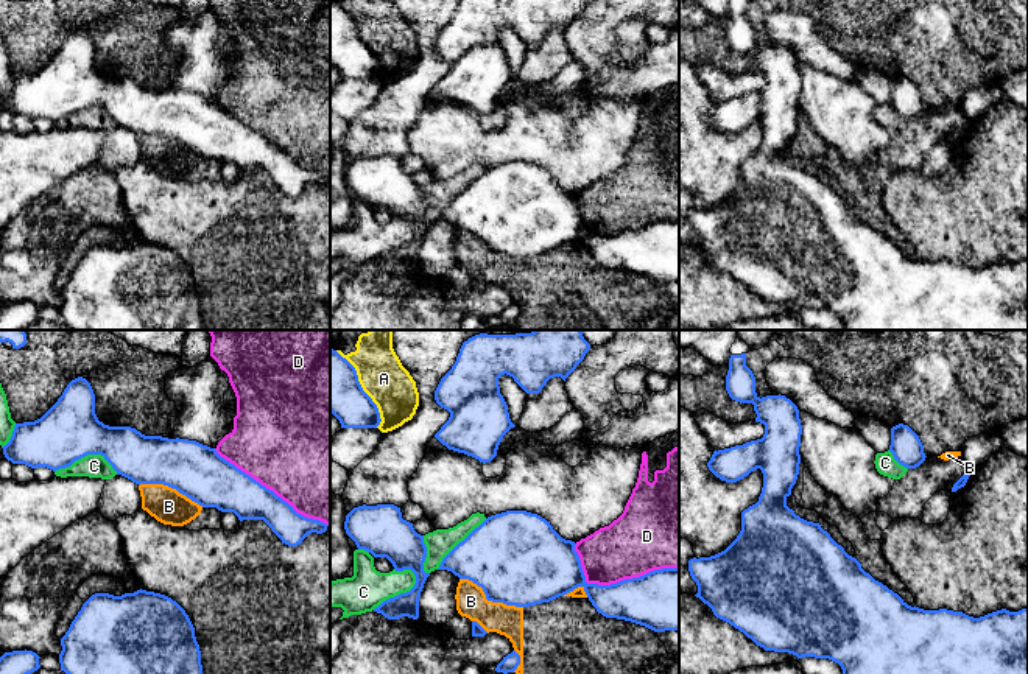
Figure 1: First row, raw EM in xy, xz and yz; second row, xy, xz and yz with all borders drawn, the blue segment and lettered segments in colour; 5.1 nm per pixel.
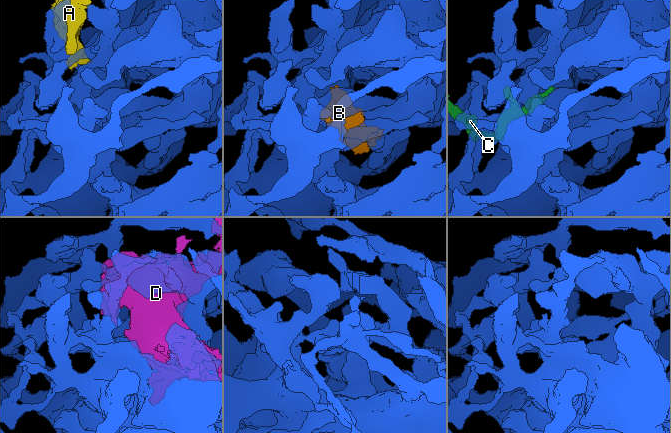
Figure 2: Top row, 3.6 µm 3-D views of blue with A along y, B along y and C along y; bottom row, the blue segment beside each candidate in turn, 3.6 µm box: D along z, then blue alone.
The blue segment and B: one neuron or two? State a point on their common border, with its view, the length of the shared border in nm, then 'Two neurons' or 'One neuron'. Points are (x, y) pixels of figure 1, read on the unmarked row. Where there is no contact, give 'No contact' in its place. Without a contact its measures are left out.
Touches blue at xz (489, 251). Shared border 360 nm. Two neurons

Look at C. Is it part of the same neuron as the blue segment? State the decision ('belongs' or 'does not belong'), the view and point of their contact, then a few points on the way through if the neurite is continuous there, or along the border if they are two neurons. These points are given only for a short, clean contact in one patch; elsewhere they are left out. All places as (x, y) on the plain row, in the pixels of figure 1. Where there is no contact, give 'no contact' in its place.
does not belong; contact xz (401, 245)

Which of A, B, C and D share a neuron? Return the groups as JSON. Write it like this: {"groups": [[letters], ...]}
{"groups": [["A", "B"], ["C"], ["D"]]}

